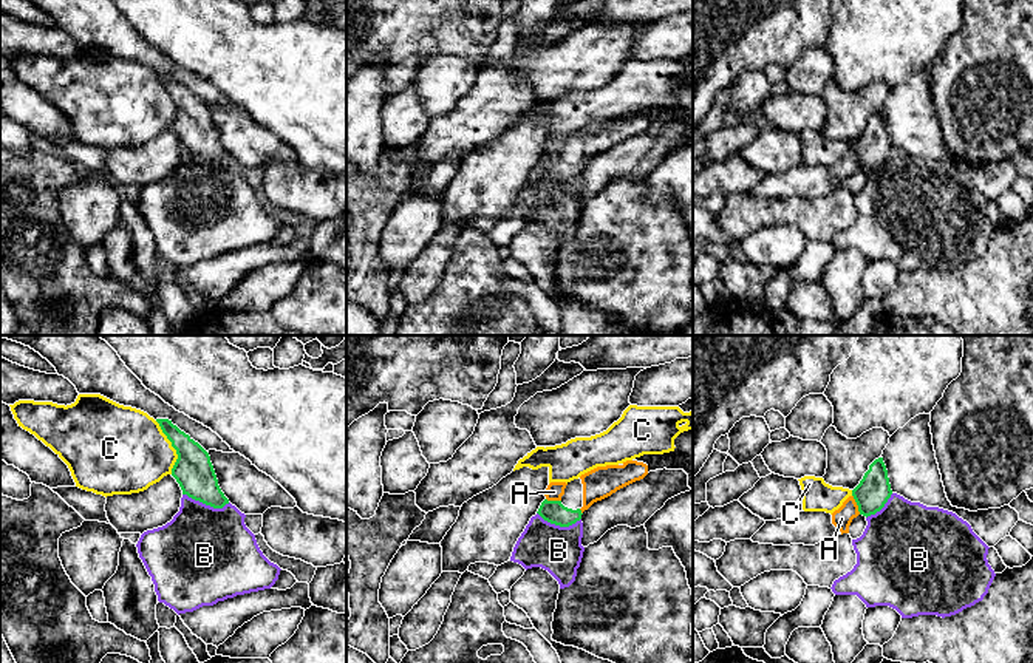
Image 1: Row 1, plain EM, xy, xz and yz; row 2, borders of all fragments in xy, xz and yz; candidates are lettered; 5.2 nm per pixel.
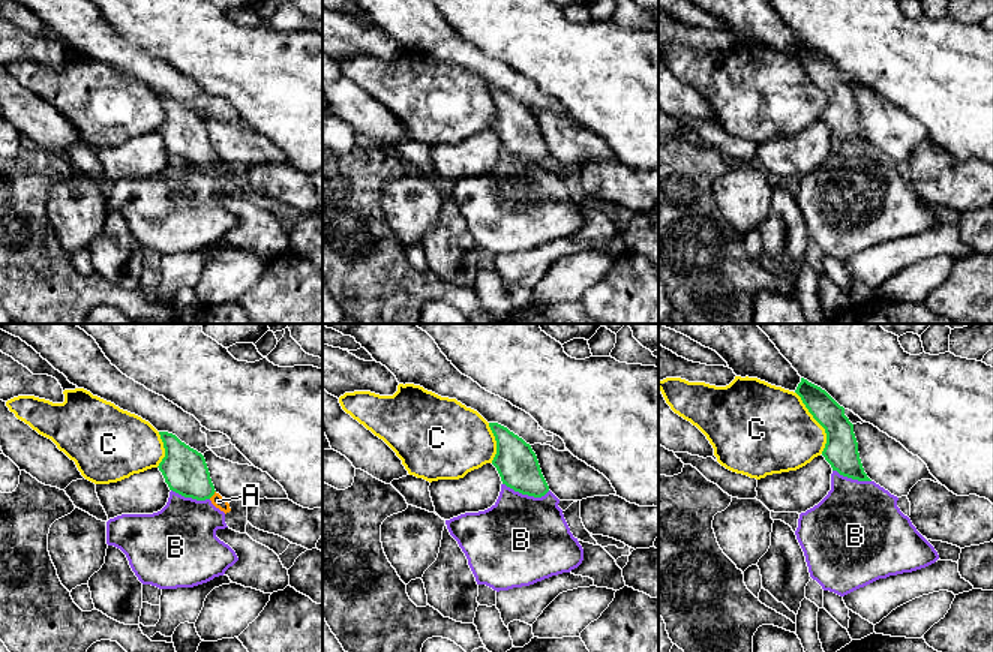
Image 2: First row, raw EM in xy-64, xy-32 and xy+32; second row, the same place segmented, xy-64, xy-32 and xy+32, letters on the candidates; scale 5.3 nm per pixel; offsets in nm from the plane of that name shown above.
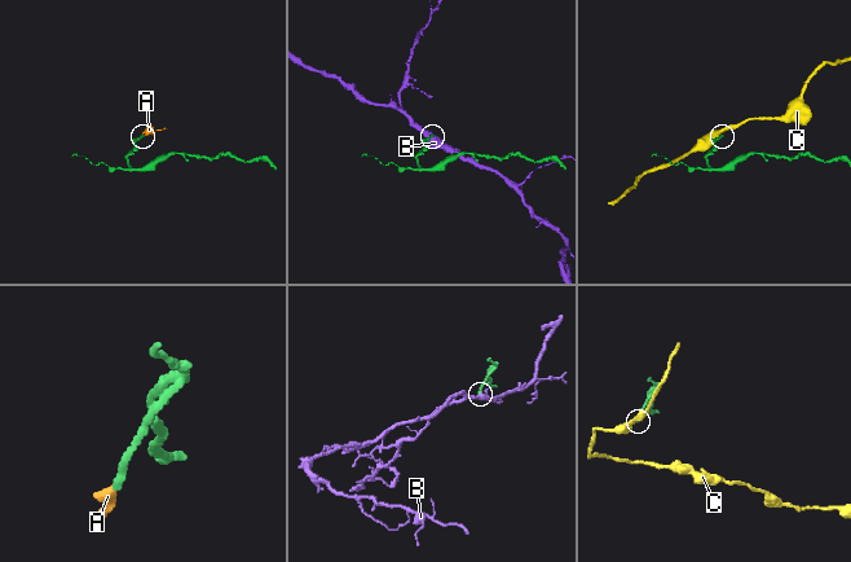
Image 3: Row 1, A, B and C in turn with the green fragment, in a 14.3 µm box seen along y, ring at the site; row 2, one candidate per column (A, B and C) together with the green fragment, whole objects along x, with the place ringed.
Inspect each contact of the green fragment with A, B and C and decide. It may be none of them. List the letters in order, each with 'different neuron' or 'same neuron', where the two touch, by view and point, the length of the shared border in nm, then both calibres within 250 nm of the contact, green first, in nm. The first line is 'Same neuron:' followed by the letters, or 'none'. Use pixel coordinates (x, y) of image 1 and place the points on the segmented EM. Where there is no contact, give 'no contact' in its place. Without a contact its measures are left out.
Same neuron: A
A: same neuron; meets green in yz at (857, 504); contact 110 nm long; 170 nm thick on the green side, 110 nm on the other
B: different neuron; meets green in xy at (206, 504); contact 260 nm long; 200 nm thick on the green side, 480 nm on the other
C: different neuron; meets green in xy at (172, 445); contact 300 nm long; 200 nm thick on the green side, 440 nm on the other

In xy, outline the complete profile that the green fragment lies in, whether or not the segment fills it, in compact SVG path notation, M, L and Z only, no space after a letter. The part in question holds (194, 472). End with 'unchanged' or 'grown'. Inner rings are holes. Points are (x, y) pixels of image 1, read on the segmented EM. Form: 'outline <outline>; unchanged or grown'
outline M156 419L156 422L176 450L178 459L172 468L172 476L179 484L182 495L213 508L223 508L229 504L218 485L209 453L172 420Z; unchanged

